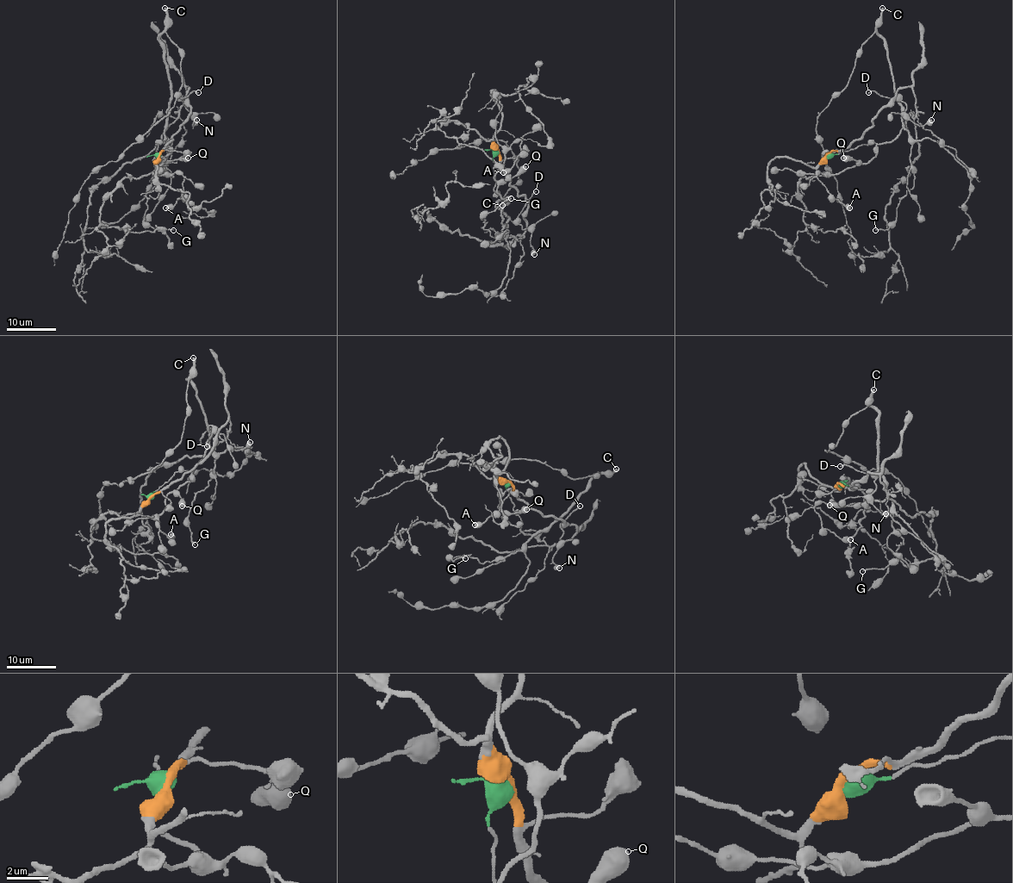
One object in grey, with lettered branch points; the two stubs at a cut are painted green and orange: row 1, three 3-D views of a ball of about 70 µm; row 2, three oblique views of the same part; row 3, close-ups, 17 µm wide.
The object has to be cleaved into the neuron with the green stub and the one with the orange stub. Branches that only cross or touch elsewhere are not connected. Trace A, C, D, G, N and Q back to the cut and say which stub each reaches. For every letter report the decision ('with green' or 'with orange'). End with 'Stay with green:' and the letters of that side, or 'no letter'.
A: with green
C: with green
D: with green
G: with green
N: with green
Q: with green
Stay with green: A, C, D, G, N, Q

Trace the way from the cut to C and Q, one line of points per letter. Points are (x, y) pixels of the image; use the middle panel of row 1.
C: (497, 149), (493, 154), (494, 190), (504, 201), (504, 225), (507, 218), (497, 207), (500, 199), (501, 205)
Q: (497, 149), (493, 154), (494, 189), (504, 199), (506, 199), (500, 195), (497, 187), (526, 166)

